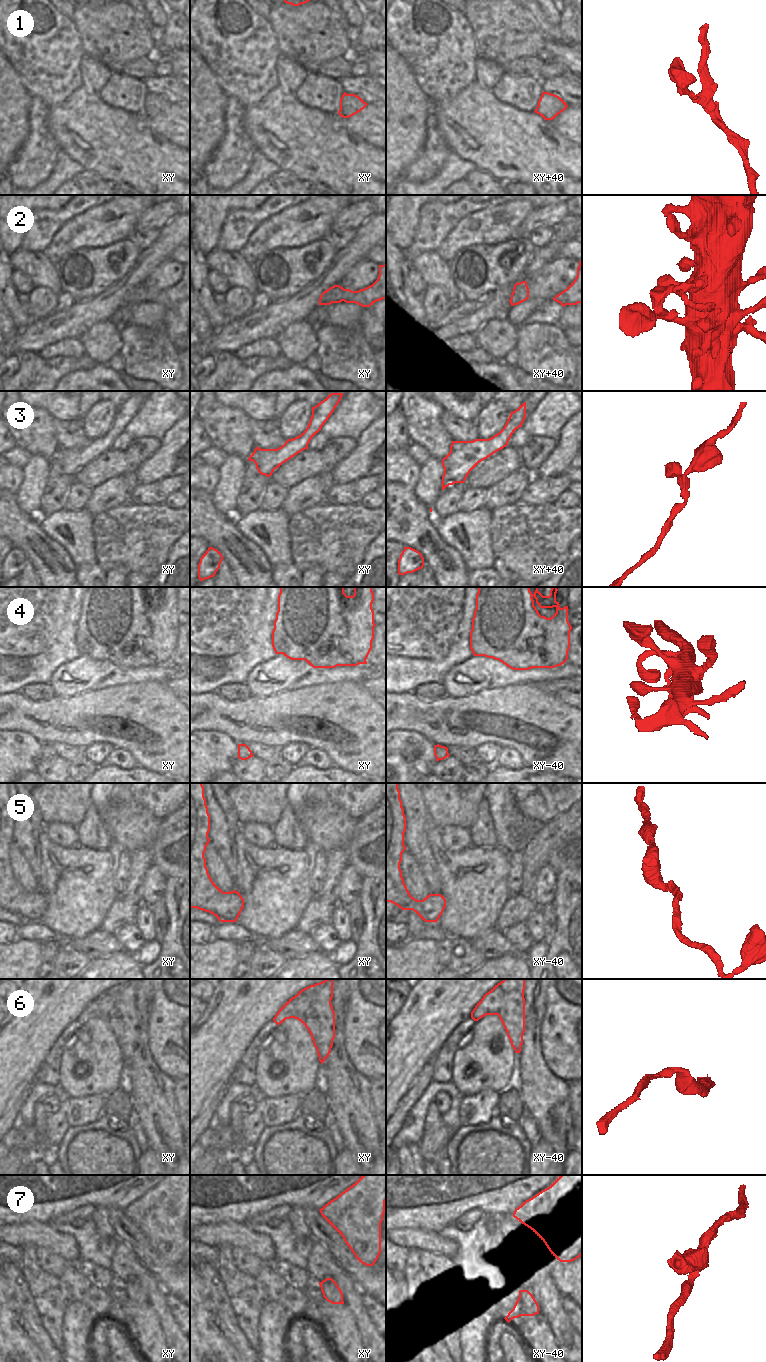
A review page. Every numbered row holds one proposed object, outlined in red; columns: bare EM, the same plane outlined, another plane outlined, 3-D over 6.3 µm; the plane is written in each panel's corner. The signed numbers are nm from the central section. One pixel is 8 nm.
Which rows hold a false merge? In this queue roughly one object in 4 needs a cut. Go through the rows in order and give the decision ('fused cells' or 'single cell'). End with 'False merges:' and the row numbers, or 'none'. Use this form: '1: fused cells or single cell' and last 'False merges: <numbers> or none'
1: single cell
2: single cell
3: single cell
4: single cell
5: single cell
6: single cell
7: single cell
False merges: none

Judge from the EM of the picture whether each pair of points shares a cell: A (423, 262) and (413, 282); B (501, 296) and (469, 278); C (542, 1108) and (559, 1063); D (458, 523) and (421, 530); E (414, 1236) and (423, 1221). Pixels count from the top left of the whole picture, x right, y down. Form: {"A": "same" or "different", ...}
{"A": "different", "B": "different", "C": "different", "D": "different", "E": "different"}

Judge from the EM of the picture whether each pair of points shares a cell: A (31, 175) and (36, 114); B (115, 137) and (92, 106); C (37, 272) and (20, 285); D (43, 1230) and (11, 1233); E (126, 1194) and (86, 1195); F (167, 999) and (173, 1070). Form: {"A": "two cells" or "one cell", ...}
{"A": "one cell", "B": "one cell", "C": "two cells", "D": "one cell", "E": "one cell", "F": "one cell"}

